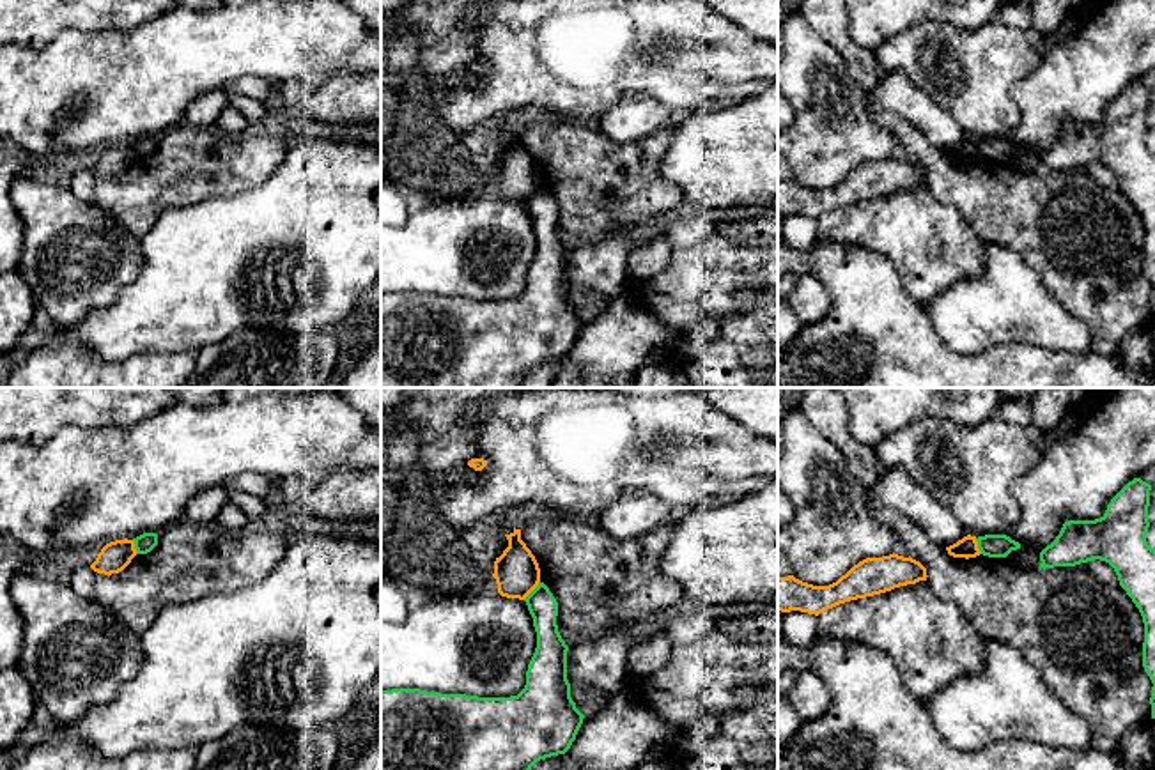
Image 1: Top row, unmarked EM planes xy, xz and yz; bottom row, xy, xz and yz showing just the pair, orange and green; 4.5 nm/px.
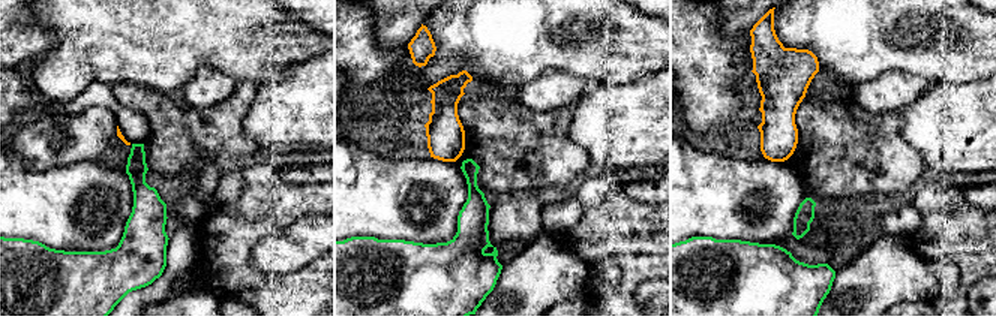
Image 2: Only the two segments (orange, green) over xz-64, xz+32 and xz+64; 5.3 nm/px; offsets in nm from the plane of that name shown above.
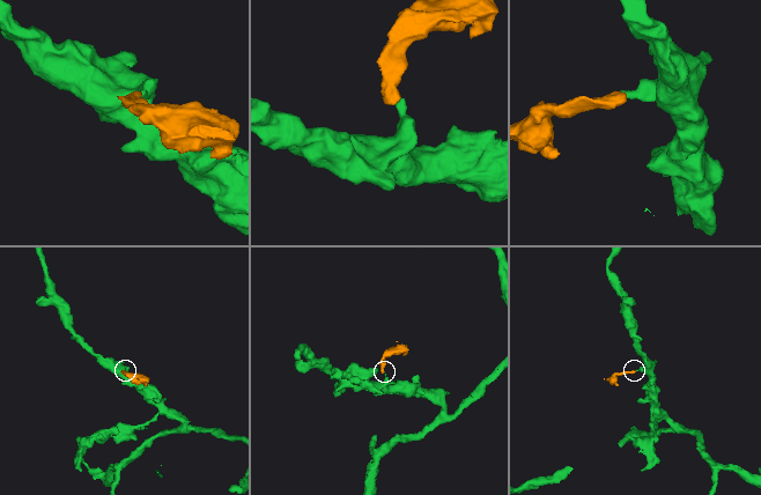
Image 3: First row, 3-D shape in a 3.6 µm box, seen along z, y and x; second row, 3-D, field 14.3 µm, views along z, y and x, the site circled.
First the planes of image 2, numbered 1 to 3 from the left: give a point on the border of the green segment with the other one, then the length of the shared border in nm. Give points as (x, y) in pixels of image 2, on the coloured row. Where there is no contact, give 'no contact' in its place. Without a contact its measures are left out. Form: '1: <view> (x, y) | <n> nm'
1: no contact
2: no contact
3: no contact

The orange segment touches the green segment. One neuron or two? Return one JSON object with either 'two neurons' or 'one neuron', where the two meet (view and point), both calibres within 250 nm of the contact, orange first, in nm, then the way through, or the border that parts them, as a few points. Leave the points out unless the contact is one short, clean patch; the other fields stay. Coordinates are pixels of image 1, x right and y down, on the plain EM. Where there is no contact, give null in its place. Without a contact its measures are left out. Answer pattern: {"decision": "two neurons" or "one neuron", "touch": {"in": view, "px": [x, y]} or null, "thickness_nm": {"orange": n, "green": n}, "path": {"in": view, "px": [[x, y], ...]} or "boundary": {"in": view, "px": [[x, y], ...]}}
{"decision": "two neurons", "touch": {"in": "xz", "px": [532, 193]}, "thickness_nm": {"orange": 200, "green": 140}, "boundary": {"in": "xz", "px": [[539, 184], [523, 202]]}}

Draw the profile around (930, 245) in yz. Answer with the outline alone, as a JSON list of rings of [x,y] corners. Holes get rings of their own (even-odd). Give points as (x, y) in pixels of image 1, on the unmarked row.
[[[928,184],[820,216],[815,244],[826,243],[884,255],[903,290],[923,306],[960,281],[987,273],[985,239],[953,205],[939,202]]]

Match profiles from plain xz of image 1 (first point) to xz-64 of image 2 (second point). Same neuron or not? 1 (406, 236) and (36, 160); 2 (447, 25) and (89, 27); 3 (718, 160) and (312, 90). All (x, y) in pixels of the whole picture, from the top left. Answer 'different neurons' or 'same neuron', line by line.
1: different neurons
2: different neurons
3: same neuron

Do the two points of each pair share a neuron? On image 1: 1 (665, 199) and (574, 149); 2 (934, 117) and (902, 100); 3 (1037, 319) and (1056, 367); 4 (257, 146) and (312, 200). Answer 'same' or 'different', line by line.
1: same
2: same
3: different
4: different

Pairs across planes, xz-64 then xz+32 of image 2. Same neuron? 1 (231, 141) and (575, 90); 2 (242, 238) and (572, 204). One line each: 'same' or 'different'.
1: different
2: different

